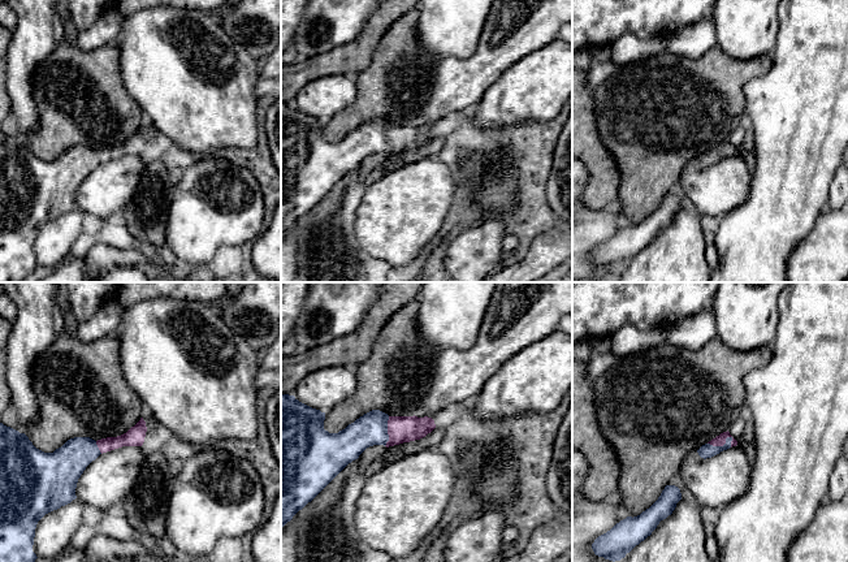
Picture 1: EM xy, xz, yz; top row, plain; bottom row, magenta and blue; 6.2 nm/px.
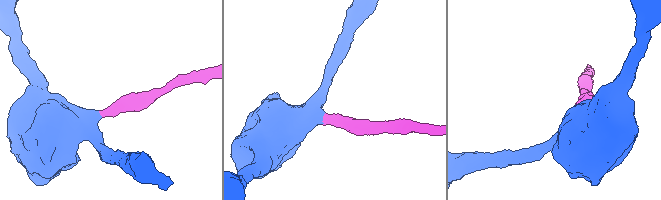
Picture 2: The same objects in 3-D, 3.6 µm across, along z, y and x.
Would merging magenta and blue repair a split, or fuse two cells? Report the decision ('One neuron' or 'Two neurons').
One neuron

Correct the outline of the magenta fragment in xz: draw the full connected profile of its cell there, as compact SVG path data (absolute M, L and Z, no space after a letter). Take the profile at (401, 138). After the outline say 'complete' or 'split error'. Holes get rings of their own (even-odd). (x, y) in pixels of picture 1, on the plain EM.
M281 103L281 237L367 156L420 148L436 137L428 125L389 125L380 118L364 122L338 142L325 139L324 129L325 121Z; split error

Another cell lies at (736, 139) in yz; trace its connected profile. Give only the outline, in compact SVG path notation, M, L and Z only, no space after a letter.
M743 122L741 125L737 126L737 129L730 137L728 140L736 150L739 150L740 146L743 144L745 131L747 131L747 122Z

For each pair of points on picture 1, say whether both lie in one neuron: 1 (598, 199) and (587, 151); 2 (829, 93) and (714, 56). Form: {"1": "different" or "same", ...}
{"1": "same", "2": "different"}

